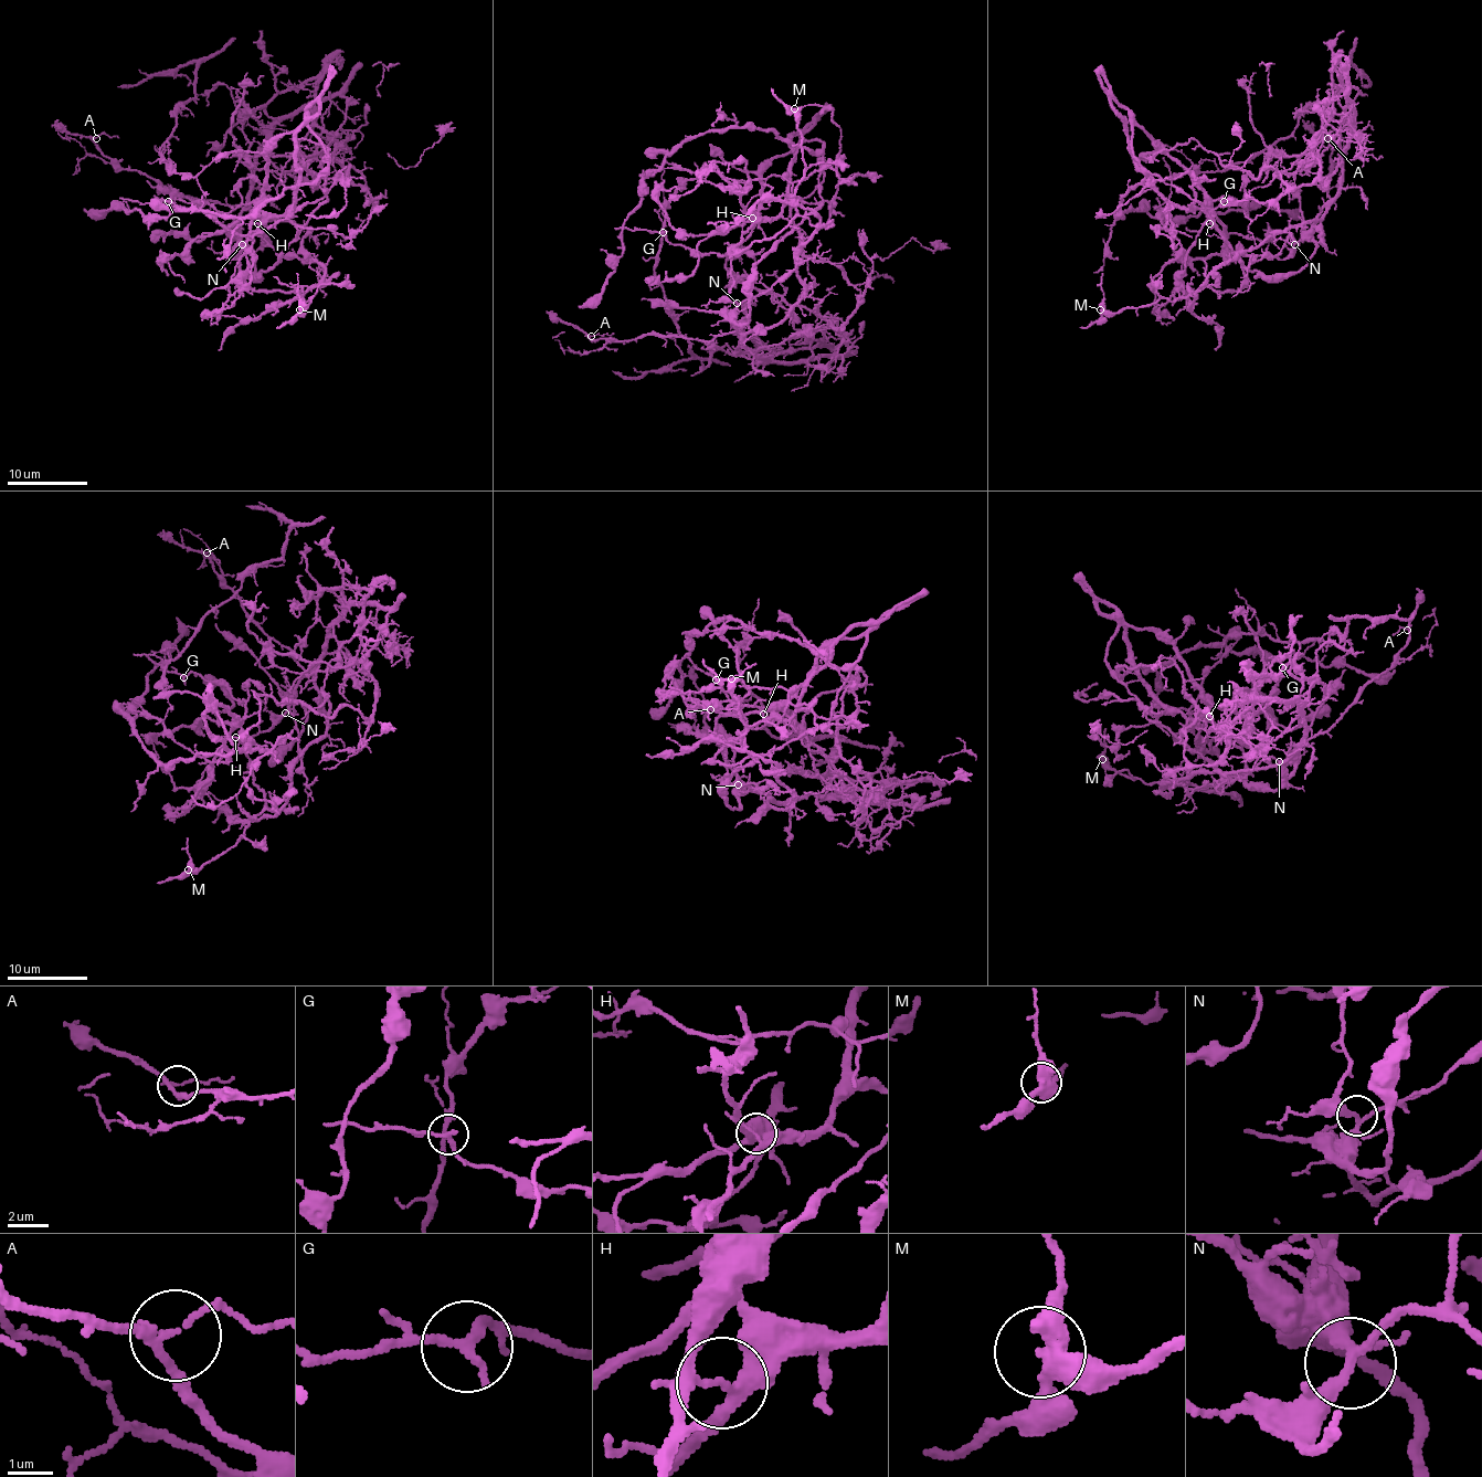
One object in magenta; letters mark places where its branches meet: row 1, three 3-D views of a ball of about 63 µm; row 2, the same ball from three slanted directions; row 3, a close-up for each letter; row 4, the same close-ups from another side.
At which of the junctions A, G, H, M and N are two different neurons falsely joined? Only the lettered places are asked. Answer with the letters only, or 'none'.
H

